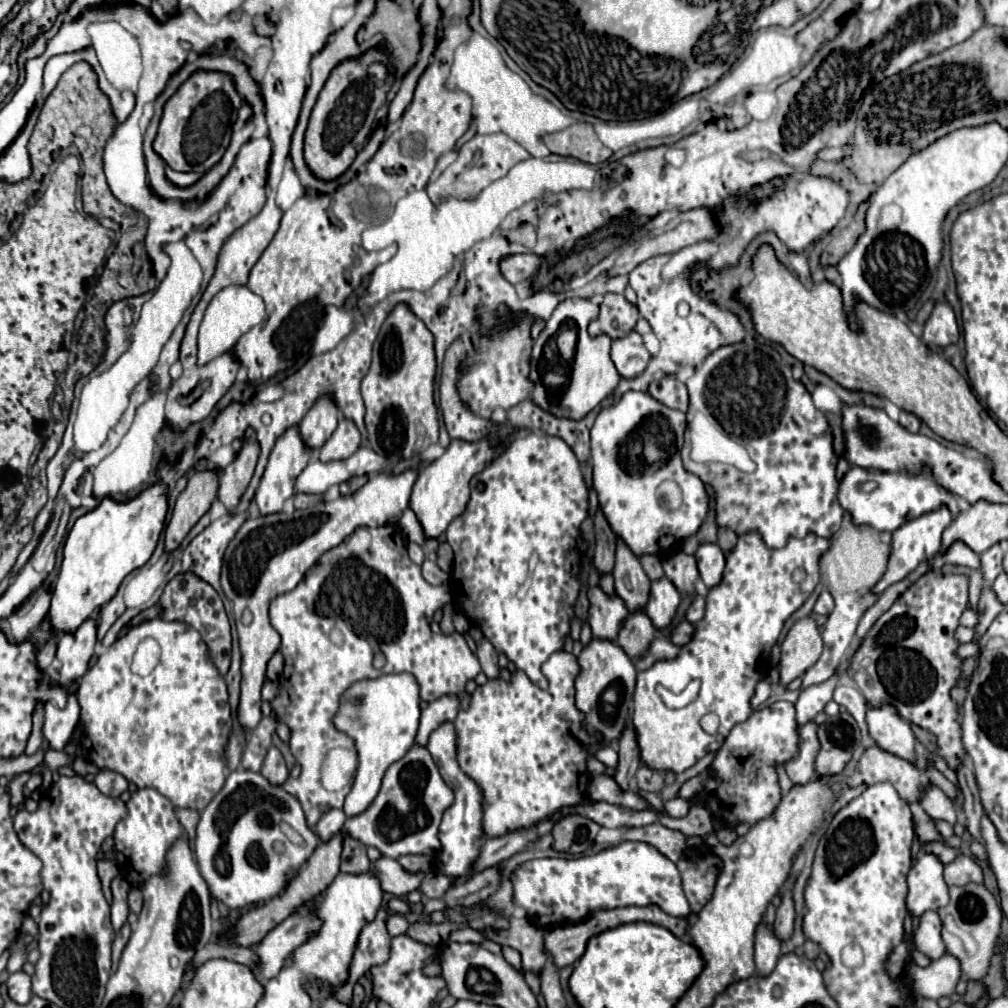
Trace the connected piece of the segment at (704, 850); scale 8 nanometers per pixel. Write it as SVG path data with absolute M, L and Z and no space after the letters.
M700 843L696 847L688 847L678 859L676 867L680 871L692 915L698 915L700 909L712 899L722 861L720 857L716 857L716 853L712 853L712 847Z

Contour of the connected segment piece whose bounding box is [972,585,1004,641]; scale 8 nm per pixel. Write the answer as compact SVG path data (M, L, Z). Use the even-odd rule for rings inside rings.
M986 585L986 587L982 589L982 593L980 593L980 599L978 599L978 609L976 609L976 613L978 613L978 623L976 623L976 627L974 627L974 639L972 639L972 641L978 641L978 639L984 635L984 631L988 629L988 625L992 623L992 619L994 619L1000 611L1004 611L1004 605L998 601L994 589L992 589L990 585Z

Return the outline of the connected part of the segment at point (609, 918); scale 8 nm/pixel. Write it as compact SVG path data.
M648 905L648 907L622 907L622 909L608 909L608 911L598 911L594 913L590 919L582 921L582 923L576 923L576 925L564 925L564 927L558 927L550 933L544 935L544 951L550 955L550 961L562 969L566 965L572 965L576 963L582 955L584 955L584 949L586 949L586 943L592 935L600 933L600 931L606 931L606 929L612 929L612 927L618 927L622 923L634 923L634 921L648 921L648 923L656 923L664 929L668 929L670 933L674 933L676 937L684 937L686 935L686 921L684 919L678 919L678 917L672 917L668 913L664 913L660 907L656 905Z

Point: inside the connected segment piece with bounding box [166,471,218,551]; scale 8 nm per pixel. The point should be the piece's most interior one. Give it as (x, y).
(196, 500)

